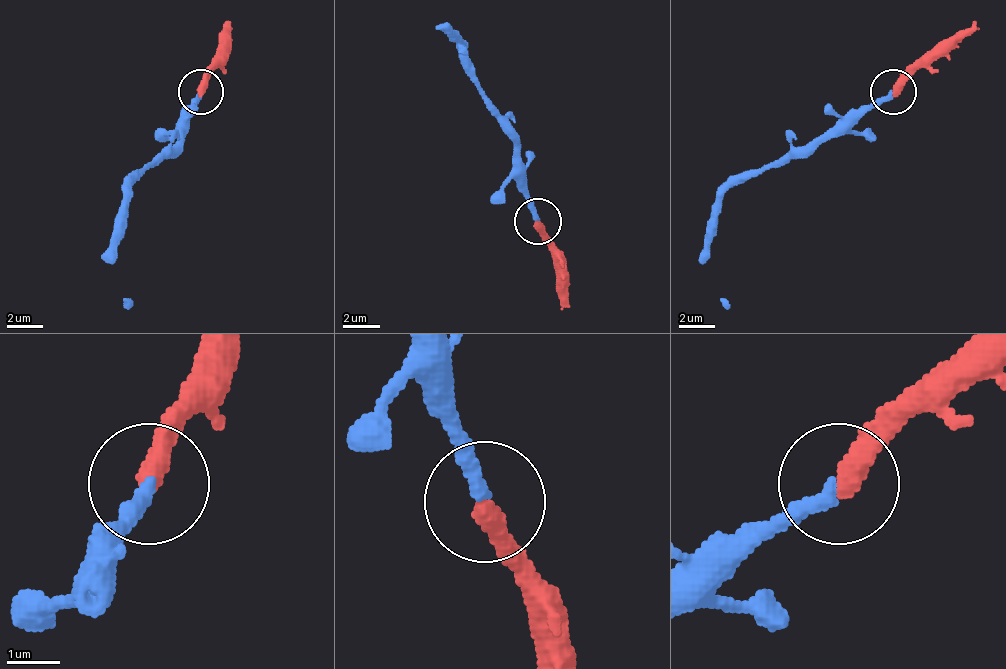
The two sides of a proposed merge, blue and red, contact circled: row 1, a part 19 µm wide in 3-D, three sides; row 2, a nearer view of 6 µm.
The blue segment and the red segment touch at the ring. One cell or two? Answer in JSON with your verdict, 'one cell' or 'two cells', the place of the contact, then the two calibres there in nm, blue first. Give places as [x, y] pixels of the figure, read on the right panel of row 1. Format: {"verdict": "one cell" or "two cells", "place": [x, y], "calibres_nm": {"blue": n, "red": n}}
{"verdict": "one cell", "place": [893, 92], "calibres_nm": {"blue": 320, "red": 440}}

